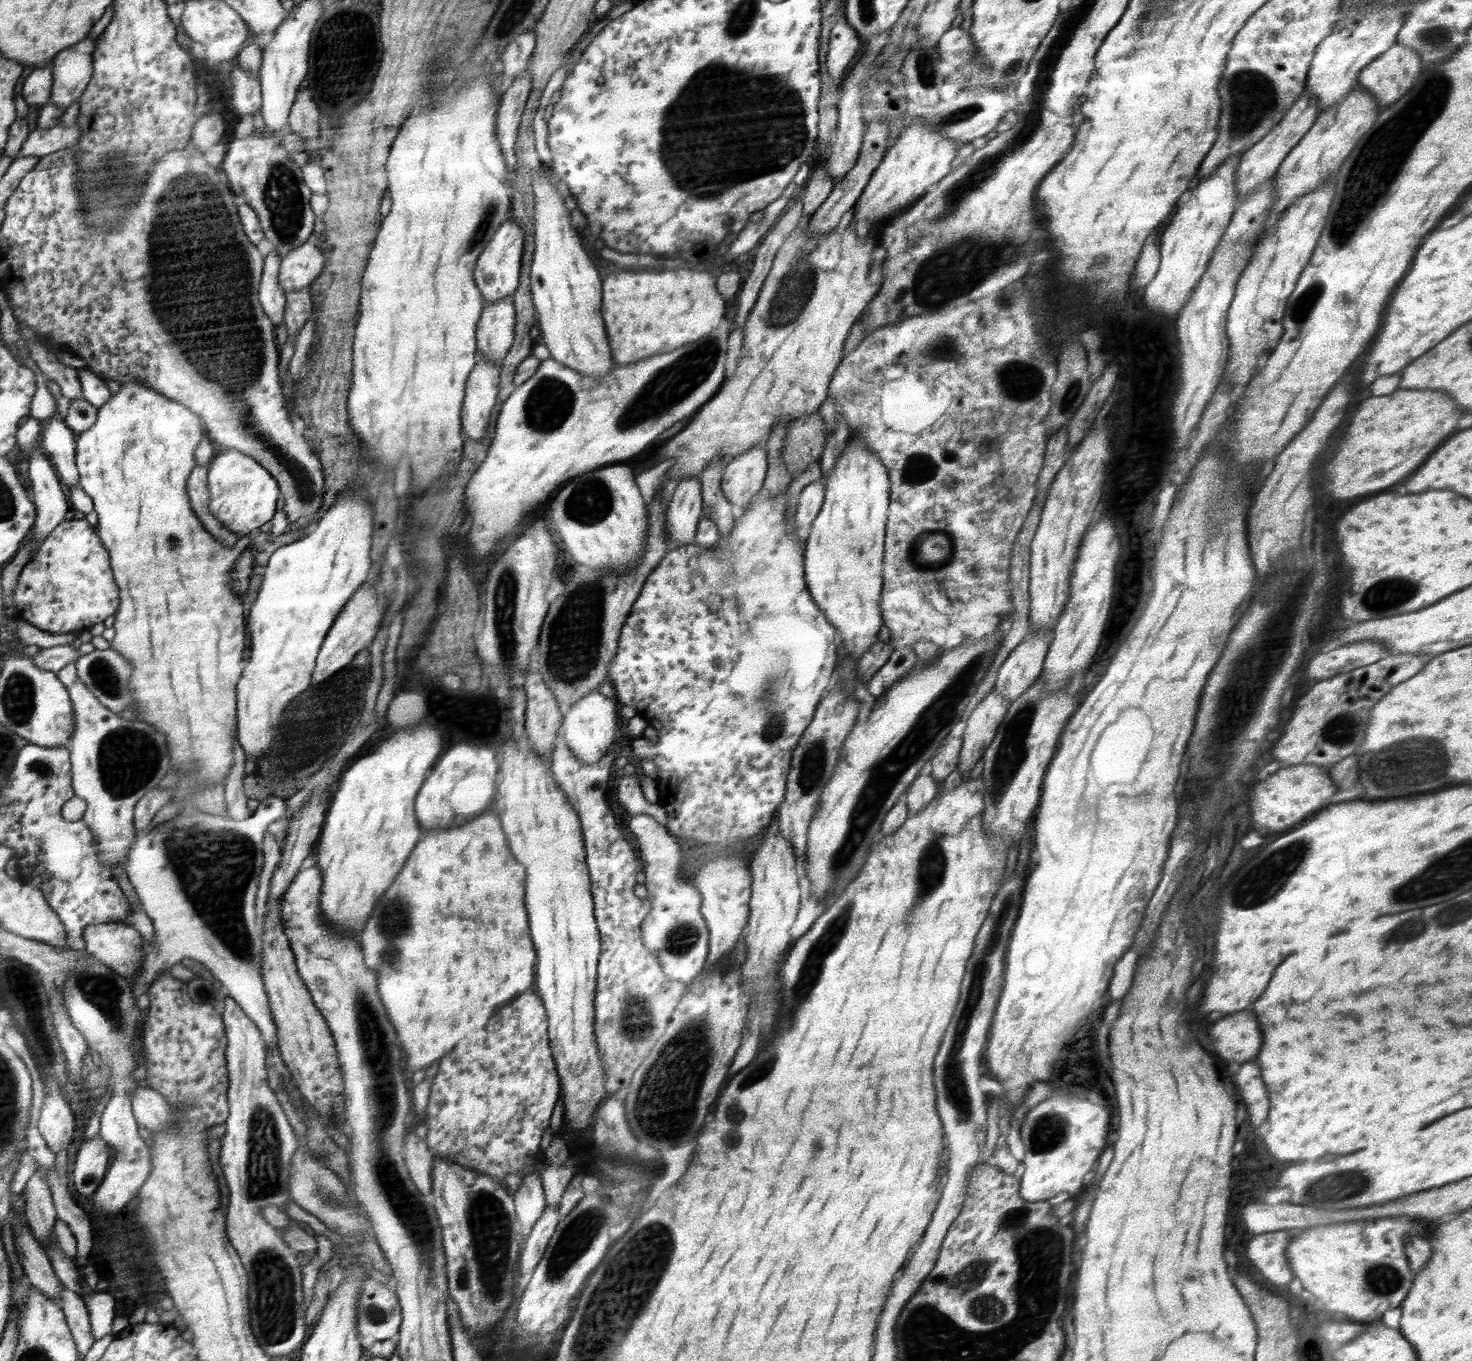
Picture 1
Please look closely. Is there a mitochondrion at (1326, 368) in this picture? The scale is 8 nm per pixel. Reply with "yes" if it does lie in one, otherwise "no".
no

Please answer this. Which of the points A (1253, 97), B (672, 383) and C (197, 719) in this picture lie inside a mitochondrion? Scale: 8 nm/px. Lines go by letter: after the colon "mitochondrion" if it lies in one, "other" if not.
A: mitochondrion
B: mitochondrion
C: other

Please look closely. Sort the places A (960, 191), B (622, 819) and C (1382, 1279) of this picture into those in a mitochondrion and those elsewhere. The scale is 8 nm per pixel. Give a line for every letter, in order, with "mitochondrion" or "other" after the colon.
A: mitochondrion
B: other
C: mitochondrion

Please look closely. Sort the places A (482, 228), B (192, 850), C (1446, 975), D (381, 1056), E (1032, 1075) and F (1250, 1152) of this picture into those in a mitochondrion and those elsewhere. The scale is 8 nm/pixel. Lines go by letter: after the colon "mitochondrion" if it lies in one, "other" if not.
A: mitochondrion
B: mitochondrion
C: other
D: mitochondrion
E: other
F: other

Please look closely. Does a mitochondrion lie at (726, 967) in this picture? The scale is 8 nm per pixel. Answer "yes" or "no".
yes

